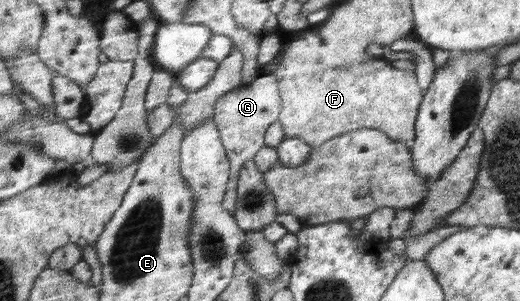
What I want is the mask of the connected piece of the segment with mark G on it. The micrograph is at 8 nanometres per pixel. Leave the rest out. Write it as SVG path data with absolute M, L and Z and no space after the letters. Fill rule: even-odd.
M263 73L251 83L239 85L215 105L215 125L221 134L222 144L230 158L230 177L227 184L227 199L223 200L223 209L232 215L235 213L235 201L238 197L238 177L243 164L253 160L257 151L264 146L265 130L279 119L283 103L274 74Z

